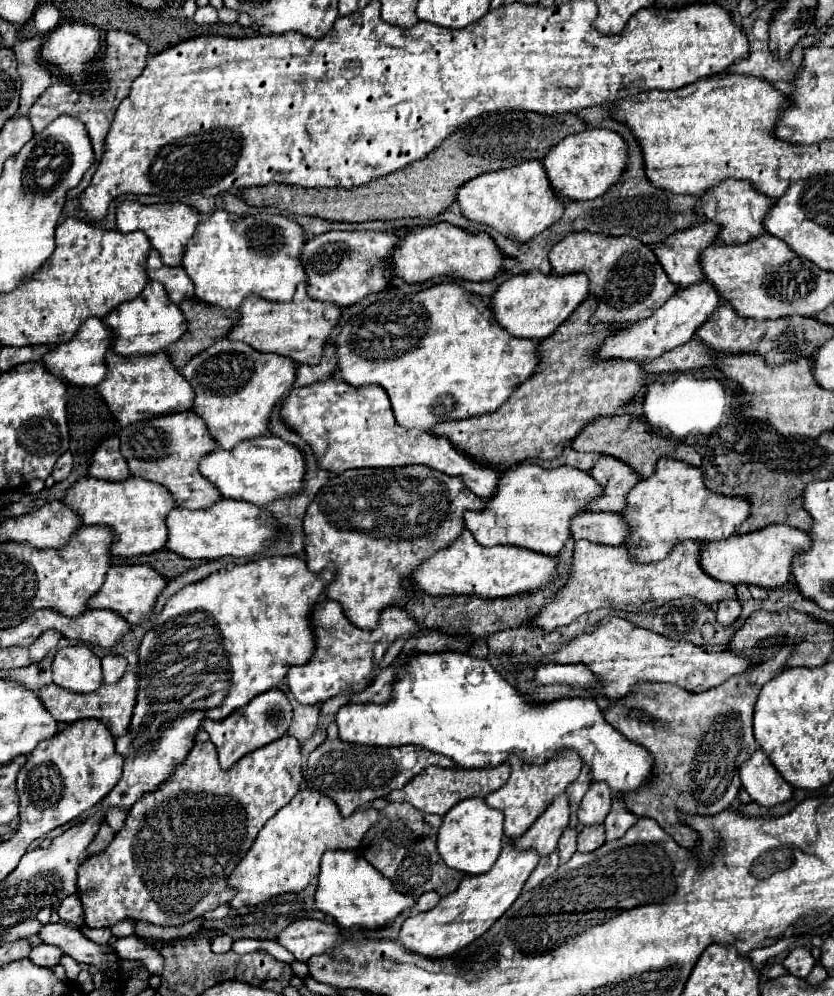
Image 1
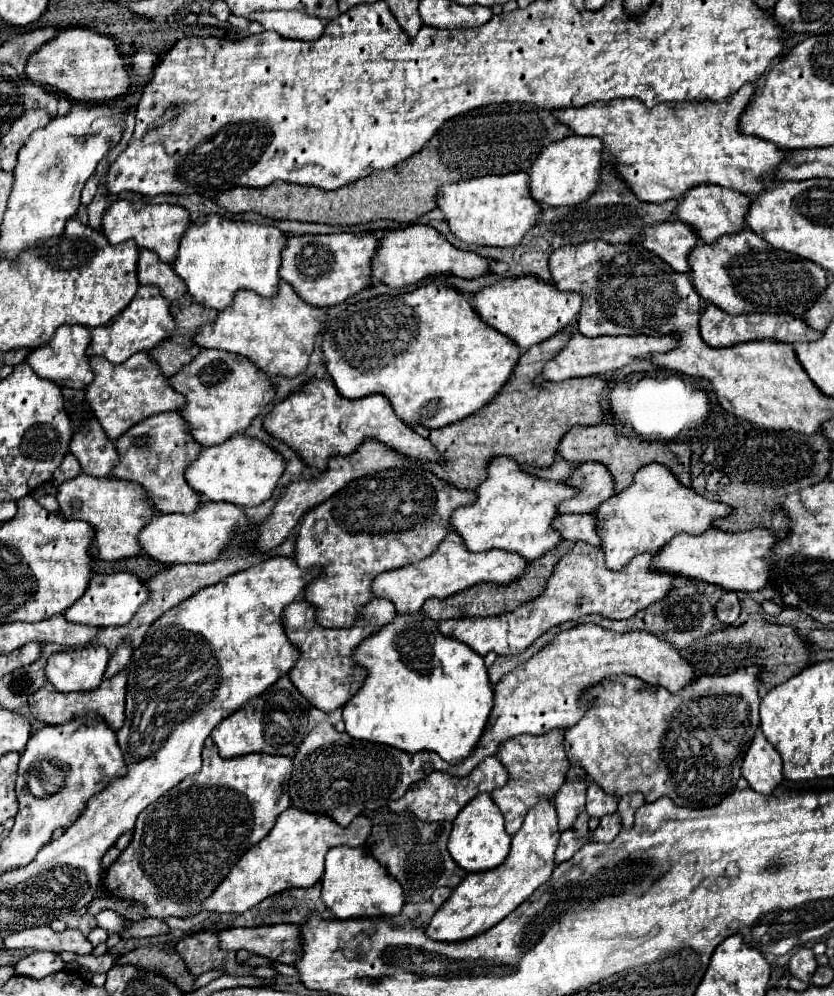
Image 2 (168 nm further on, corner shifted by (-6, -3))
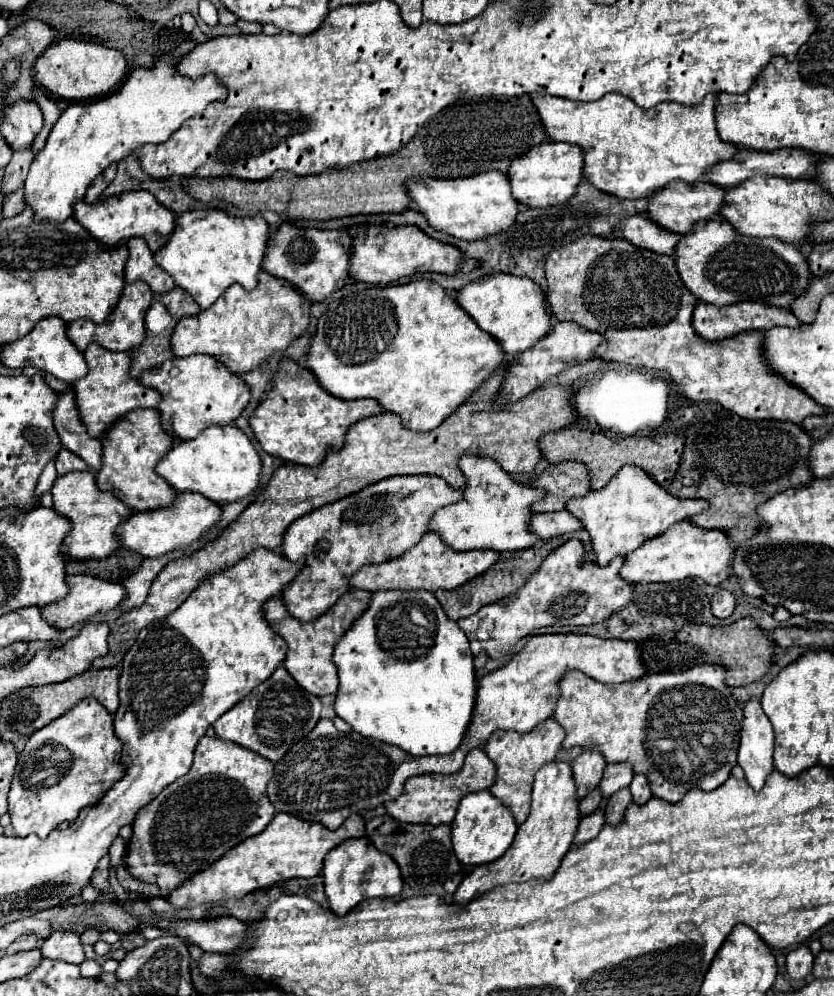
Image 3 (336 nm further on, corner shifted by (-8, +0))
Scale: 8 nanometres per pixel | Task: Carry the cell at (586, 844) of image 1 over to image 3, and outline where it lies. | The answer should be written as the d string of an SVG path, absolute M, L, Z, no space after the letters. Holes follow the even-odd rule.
M627 788L615 792L615 794L607 800L605 822L611 824L611 826L621 824L621 822L623 822L623 816L625 816L625 808L629 806L629 802L631 802L631 792L629 792Z

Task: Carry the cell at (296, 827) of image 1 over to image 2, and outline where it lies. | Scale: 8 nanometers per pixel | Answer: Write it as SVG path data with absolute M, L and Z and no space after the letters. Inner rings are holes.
M295 807L283 811L269 835L265 835L255 847L251 847L237 863L231 867L229 875L217 885L217 889L203 901L201 909L229 913L229 911L247 911L253 905L261 903L265 897L271 897L279 891L291 887L313 887L323 875L325 855L335 845L361 847L371 833L371 821L365 815L355 817L349 827L339 827L331 823L325 815L303 813Z

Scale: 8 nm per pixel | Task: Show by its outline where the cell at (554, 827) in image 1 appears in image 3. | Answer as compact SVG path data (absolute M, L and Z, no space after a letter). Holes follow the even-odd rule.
M581 752L571 766L577 786L577 798L585 798L593 788L597 788L607 762L599 752Z

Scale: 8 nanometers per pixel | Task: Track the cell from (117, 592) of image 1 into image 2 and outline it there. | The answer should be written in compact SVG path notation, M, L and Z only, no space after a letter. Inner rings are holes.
M113 573L113 575L93 575L87 591L81 599L77 599L63 615L69 623L79 625L93 625L93 627L111 627L111 625L125 625L131 621L139 605L149 599L147 587L133 575L133 573Z

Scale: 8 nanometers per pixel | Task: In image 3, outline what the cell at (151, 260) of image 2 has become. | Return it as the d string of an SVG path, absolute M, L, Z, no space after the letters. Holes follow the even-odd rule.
M133 238L127 242L129 246L129 260L125 266L125 280L137 282L143 280L151 286L155 294L165 294L175 288L175 280L155 262L153 252L141 238Z

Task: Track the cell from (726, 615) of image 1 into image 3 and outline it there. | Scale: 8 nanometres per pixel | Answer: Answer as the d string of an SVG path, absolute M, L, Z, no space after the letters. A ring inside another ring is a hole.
M717 590L717 594L711 598L711 612L717 618L727 618L735 610L735 596L729 590Z

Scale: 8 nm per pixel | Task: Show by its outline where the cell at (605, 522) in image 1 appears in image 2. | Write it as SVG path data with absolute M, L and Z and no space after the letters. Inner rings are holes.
M557 515L551 523L555 531L567 541L587 541L595 547L599 547L599 535L595 529L595 517L585 515Z

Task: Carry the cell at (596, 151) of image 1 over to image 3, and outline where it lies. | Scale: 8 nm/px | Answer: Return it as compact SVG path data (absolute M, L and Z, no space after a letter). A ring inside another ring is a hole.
M565 142L537 144L537 148L531 148L531 152L517 158L507 172L513 196L521 200L521 204L531 208L549 208L553 204L565 204L565 200L573 196L577 184L583 178L583 160L585 154L577 144L565 144Z

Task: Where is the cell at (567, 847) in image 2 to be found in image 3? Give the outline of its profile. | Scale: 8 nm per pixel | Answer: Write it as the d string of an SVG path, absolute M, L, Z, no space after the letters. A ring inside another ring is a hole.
M603 810L593 812L591 816L581 818L579 828L577 828L577 832L575 832L575 838L573 838L573 846L579 846L579 844L585 844L585 842L593 840L593 838L599 834L599 830L603 828L603 824L605 824L605 820L603 820Z

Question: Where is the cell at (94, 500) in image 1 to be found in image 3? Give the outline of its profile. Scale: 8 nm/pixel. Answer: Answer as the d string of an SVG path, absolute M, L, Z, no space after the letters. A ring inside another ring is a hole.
M69 472L59 476L53 484L53 508L73 522L73 530L65 538L61 550L71 558L107 558L121 548L121 540L117 536L117 528L133 516L127 504L123 504L113 492L103 492L97 488L95 472Z

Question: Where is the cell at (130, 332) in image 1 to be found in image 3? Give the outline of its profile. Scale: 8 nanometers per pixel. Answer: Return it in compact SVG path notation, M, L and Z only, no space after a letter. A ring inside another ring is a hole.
M143 282L127 284L123 288L121 300L113 308L113 312L105 318L105 322L93 324L91 320L75 320L73 324L67 326L67 336L73 340L73 344L77 344L77 348L81 352L85 352L85 348L91 342L97 342L99 346L113 350L113 352L127 352L131 348L137 348L137 344L141 344L141 340L145 340L145 314L151 306L151 300L153 300L153 292L149 286L145 286Z

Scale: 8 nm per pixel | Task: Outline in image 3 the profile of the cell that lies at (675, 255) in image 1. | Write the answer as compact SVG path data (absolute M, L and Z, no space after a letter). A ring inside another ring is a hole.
M631 216L621 220L621 224L615 230L615 236L625 238L639 248L645 248L657 254L667 254L667 256L675 252L681 240L681 234L669 232L657 226L655 222L651 222L649 216Z

